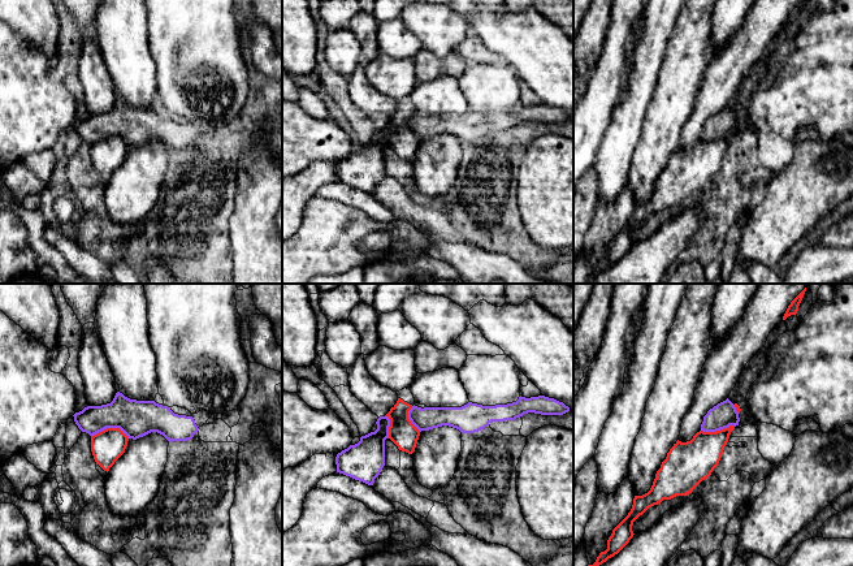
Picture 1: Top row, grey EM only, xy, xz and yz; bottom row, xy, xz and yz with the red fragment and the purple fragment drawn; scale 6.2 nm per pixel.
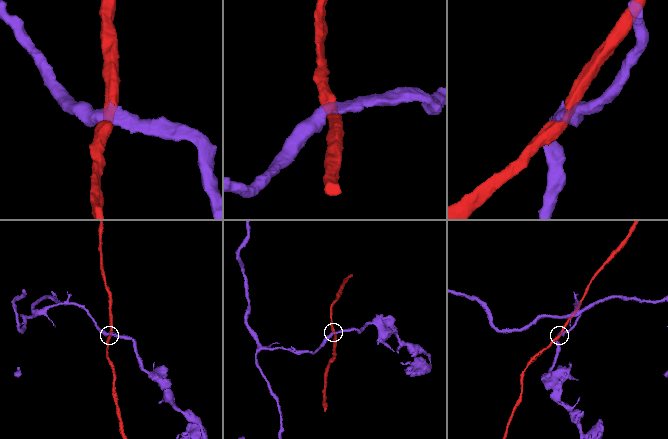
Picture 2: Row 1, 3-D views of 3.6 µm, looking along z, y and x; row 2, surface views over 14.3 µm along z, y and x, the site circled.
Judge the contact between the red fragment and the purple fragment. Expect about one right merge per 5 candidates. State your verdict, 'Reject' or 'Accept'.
Reject

